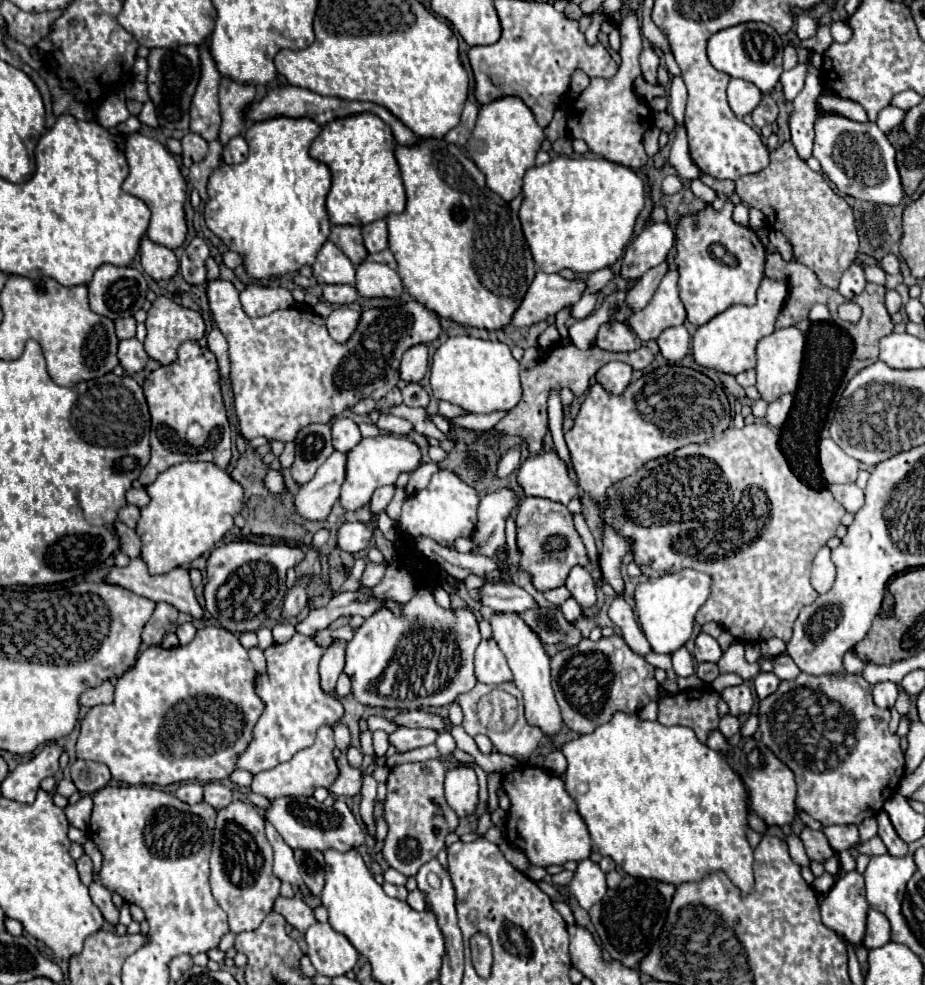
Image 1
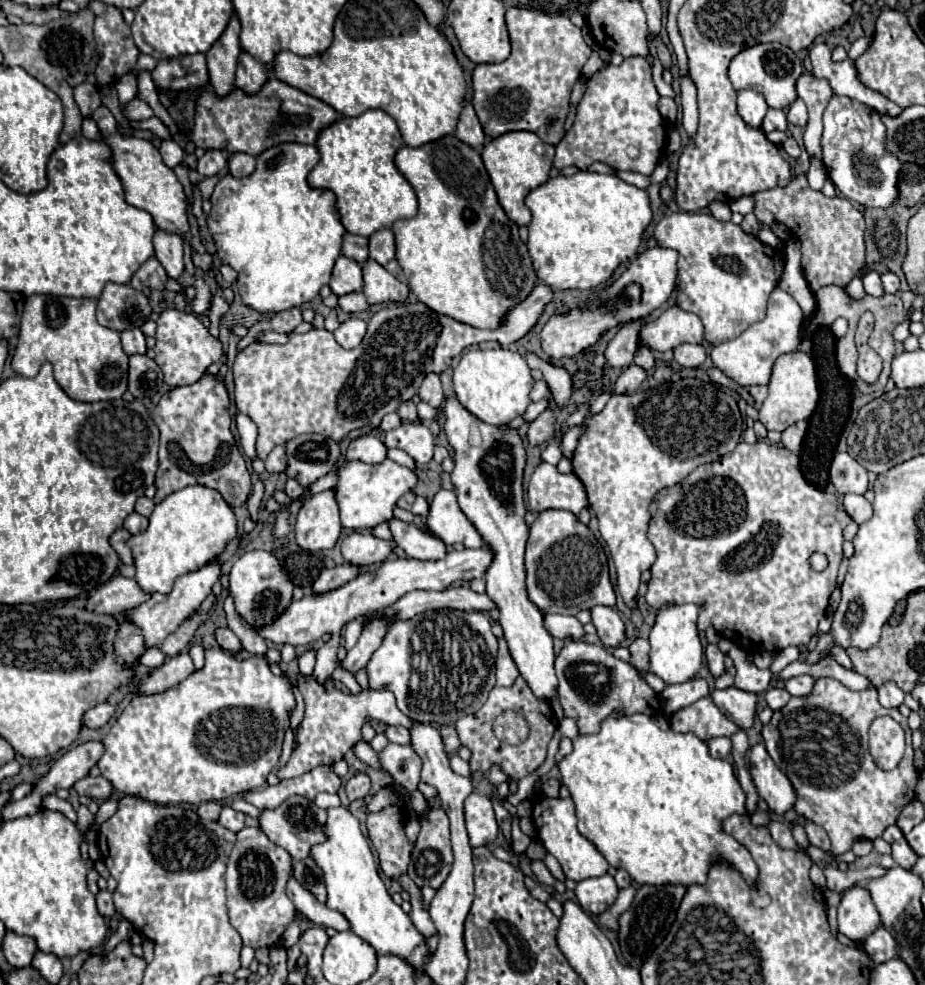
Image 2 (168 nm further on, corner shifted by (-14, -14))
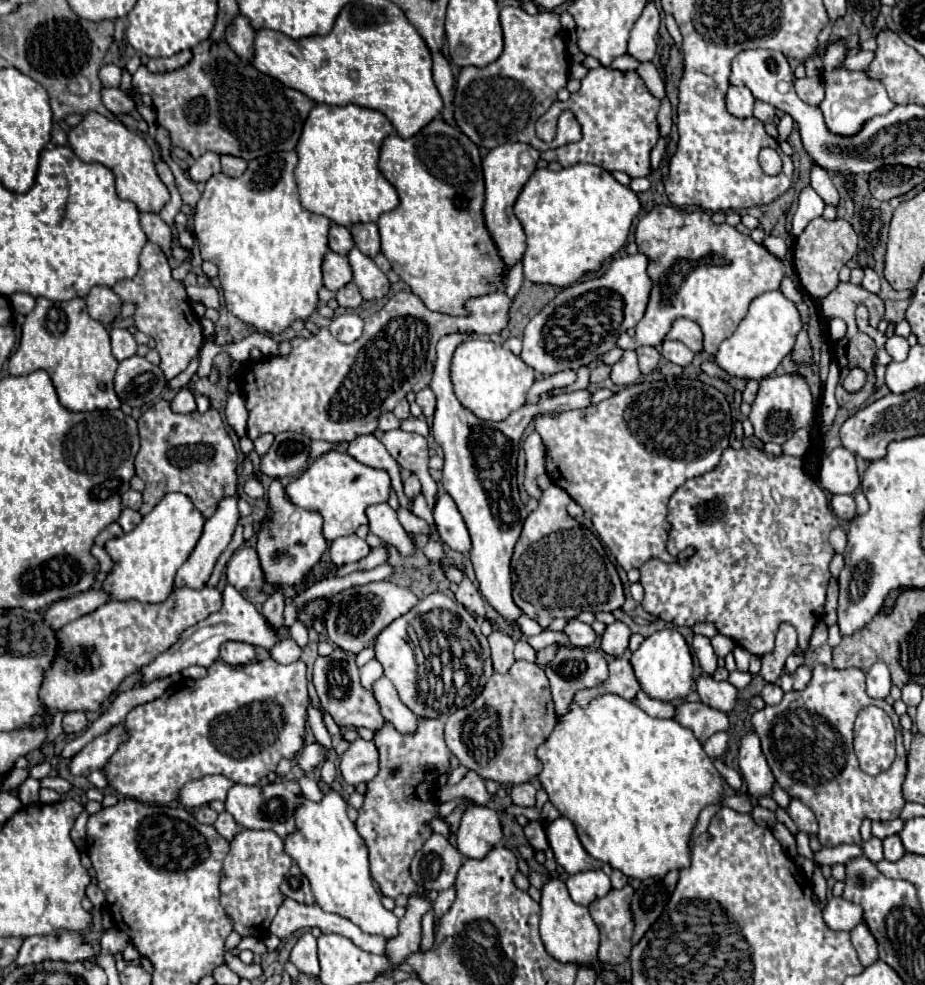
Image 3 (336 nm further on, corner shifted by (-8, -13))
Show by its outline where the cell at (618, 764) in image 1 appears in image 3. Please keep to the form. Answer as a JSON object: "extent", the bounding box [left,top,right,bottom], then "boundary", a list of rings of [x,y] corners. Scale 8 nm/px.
{"extent":[536,695,724,879],"boundary":[[[600,695],[586,709],[580,709],[578,705],[572,703],[570,711],[564,717],[560,717],[560,723],[556,725],[554,733],[548,737],[548,741],[544,741],[544,745],[540,745],[536,755],[540,757],[540,761],[544,765],[542,773],[538,775],[542,787],[548,791],[548,797],[558,807],[560,815],[568,817],[574,823],[578,839],[582,841],[584,849],[594,859],[600,859],[602,863],[608,863],[612,869],[618,869],[626,877],[634,877],[634,879],[664,877],[672,869],[686,869],[686,867],[690,867],[690,839],[692,839],[692,831],[696,827],[700,811],[704,807],[708,807],[708,805],[720,805],[724,801],[724,797],[722,797],[722,791],[724,791],[722,789],[722,777],[716,771],[712,759],[704,753],[702,743],[694,737],[694,733],[690,729],[682,727],[680,723],[676,723],[674,719],[650,717],[636,703],[626,701],[620,695]]]}

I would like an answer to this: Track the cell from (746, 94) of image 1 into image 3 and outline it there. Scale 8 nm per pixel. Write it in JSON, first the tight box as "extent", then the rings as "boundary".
{"extent":[726,87,754,119],"boundary":[[[730,87],[726,93],[726,107],[734,117],[746,119],[752,117],[754,109],[754,95],[750,93],[748,87]]]}

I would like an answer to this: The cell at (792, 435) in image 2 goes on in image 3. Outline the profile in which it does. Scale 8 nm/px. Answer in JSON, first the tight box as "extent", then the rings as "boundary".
{"extent":[782,427,810,457],"boundary":[[[808,427],[794,431],[794,435],[782,445],[782,451],[784,451],[786,455],[802,457],[802,455],[806,453],[806,449],[808,449],[808,433],[810,433]]]}

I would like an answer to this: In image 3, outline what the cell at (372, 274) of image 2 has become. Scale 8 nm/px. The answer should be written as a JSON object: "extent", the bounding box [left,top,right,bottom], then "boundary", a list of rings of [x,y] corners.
{"extent":[348,247,390,301],"boundary":[[[356,247],[352,249],[352,253],[348,253],[348,259],[350,259],[350,265],[352,265],[352,271],[354,271],[354,283],[358,285],[360,289],[360,295],[366,299],[366,301],[376,301],[376,299],[382,299],[384,295],[388,295],[390,291],[390,281],[388,277],[376,267],[376,263],[362,255]]]}

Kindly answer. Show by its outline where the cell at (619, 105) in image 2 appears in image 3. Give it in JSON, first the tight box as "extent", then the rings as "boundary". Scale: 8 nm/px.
{"extent":[540,67,660,177],"boundary":[[[610,67],[590,69],[582,79],[580,91],[572,93],[568,101],[556,101],[550,111],[570,111],[582,127],[582,139],[576,143],[562,145],[540,153],[540,159],[552,163],[558,161],[562,167],[578,163],[592,163],[606,171],[624,171],[630,177],[648,177],[650,173],[650,151],[656,145],[660,133],[656,113],[660,99],[656,99],[640,79],[636,69],[618,71]]]}

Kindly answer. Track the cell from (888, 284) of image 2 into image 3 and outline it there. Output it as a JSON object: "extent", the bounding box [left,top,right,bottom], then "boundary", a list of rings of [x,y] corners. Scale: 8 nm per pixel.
{"extent":[862,269,880,293],"boundary":[[[864,269],[866,277],[862,281],[862,287],[868,289],[870,293],[880,293],[880,277],[874,273],[874,269]]]}

